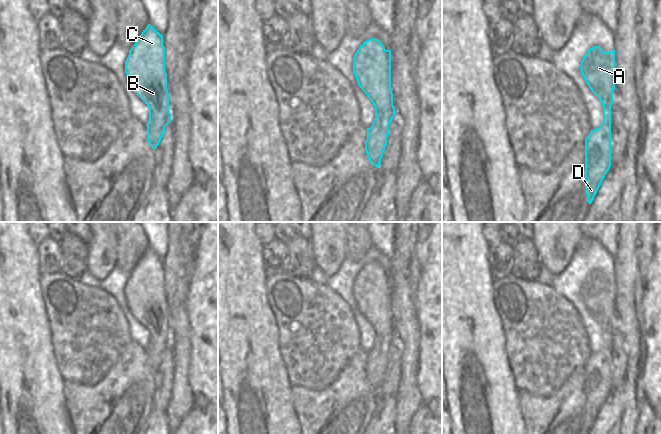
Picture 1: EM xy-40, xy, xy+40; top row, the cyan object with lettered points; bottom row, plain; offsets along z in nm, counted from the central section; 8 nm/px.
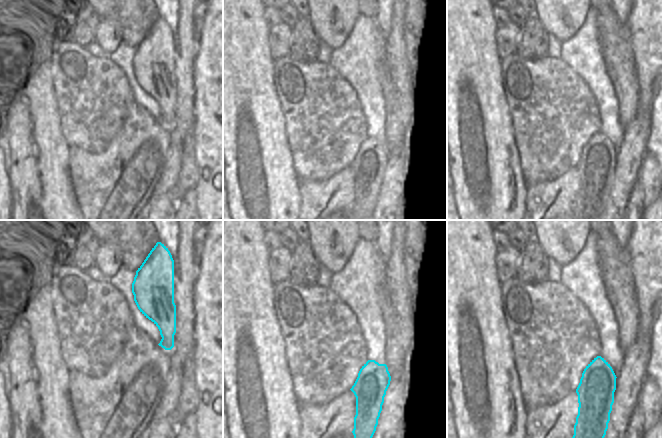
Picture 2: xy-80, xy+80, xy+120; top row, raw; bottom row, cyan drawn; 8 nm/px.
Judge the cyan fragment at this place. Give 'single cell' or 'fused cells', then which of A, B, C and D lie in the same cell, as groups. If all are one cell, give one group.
single cell | A B C D

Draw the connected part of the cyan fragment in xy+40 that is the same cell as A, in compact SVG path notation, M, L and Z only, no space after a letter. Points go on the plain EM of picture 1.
M600 270L590 272L580 289L581 297L603 329L603 347L585 363L585 417L592 427L611 391L611 329L615 313L615 274L604 276Z

